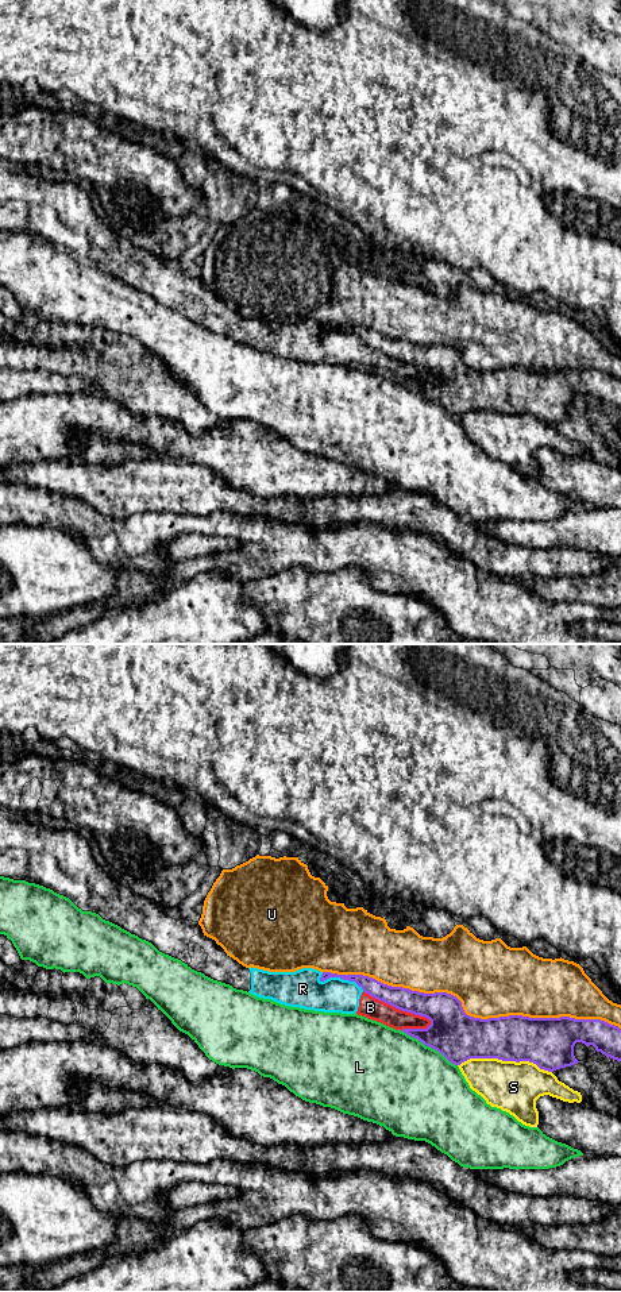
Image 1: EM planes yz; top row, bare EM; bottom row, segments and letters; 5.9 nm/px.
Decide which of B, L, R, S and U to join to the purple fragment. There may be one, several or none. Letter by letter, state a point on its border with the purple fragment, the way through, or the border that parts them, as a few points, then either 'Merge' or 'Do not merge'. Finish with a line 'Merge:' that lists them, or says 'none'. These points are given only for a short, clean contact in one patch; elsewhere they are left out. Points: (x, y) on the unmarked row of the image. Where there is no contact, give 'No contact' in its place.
B: Touches purple at yz (398, 361). Do not merge
L: Touches purple at yz (428, 397). Do not merge
R: Touches purple at yz (342, 330). Do not merge
S: Touches purple at yz (505, 412). Do not merge
U: Touches purple at yz (469, 367). Do not merge
Merge: none

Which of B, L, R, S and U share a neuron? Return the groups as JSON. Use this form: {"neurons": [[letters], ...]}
{"neurons": [["B", "R"], ["L"], ["S"], ["U"]]}

